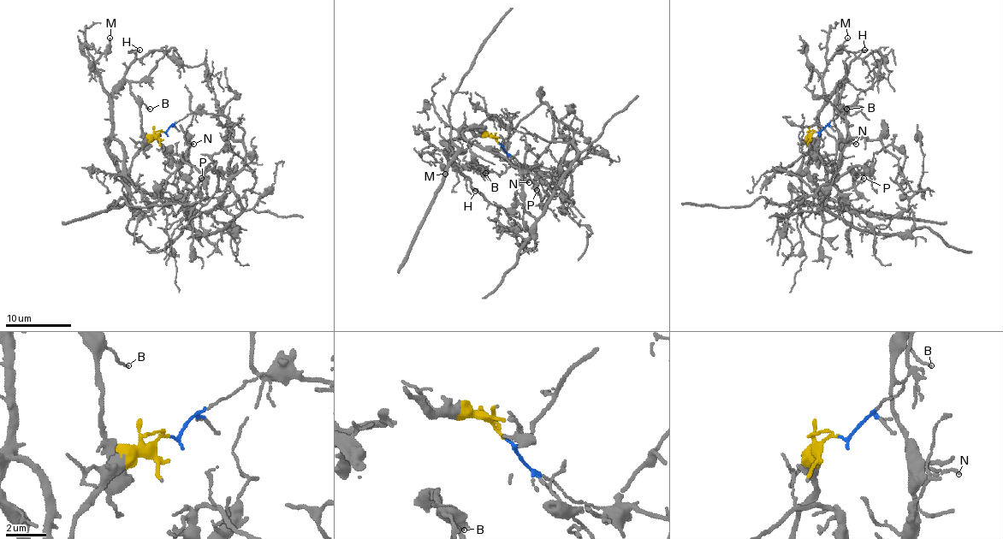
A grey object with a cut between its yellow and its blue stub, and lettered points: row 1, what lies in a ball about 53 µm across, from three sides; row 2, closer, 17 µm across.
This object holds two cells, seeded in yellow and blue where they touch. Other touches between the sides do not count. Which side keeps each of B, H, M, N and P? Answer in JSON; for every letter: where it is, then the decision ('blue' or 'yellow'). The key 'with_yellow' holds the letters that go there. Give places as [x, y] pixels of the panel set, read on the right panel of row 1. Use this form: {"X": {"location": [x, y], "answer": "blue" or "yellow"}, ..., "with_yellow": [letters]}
{"B": {"location": [846, 109], "answer": "yellow"}, "H": {"location": [864, 50], "answer": "yellow"}, "M": {"location": [847, 38], "answer": "yellow"}, "N": {"location": [856, 144], "answer": "yellow"}, "P": {"location": [863, 178], "answer": "yellow"}, "with_yellow": ["B", "H", "M", "N", "P"]}

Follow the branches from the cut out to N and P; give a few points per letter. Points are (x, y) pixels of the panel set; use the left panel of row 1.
N: (163, 132), (139, 151), (127, 175), (148, 192), (163, 188), (189, 143), (193, 145)
P: (163, 132), (139, 151), (127, 175), (141, 188), (174, 200), (181, 200), (202, 177)

